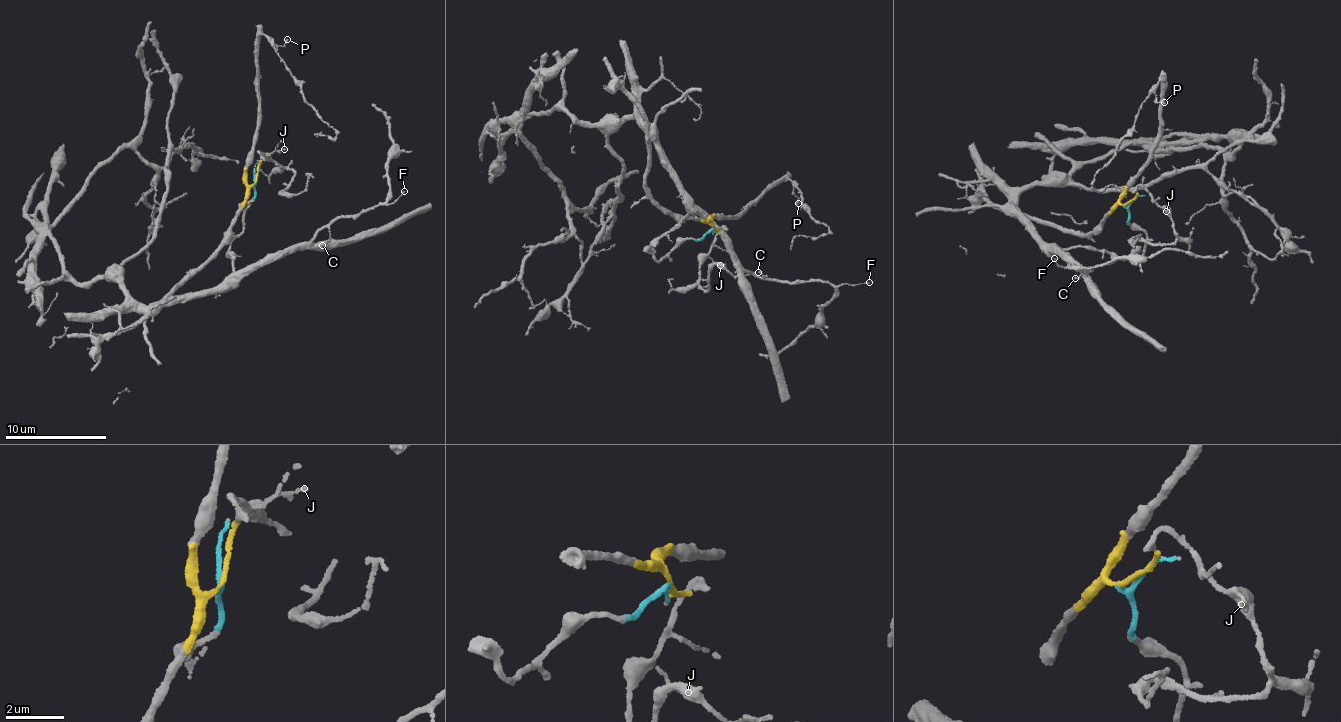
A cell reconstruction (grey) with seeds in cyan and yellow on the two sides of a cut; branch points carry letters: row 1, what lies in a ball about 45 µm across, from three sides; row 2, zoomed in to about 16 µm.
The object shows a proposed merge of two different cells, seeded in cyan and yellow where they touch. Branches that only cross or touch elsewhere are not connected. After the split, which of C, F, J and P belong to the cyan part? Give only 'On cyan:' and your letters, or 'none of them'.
On cyan: C, F

